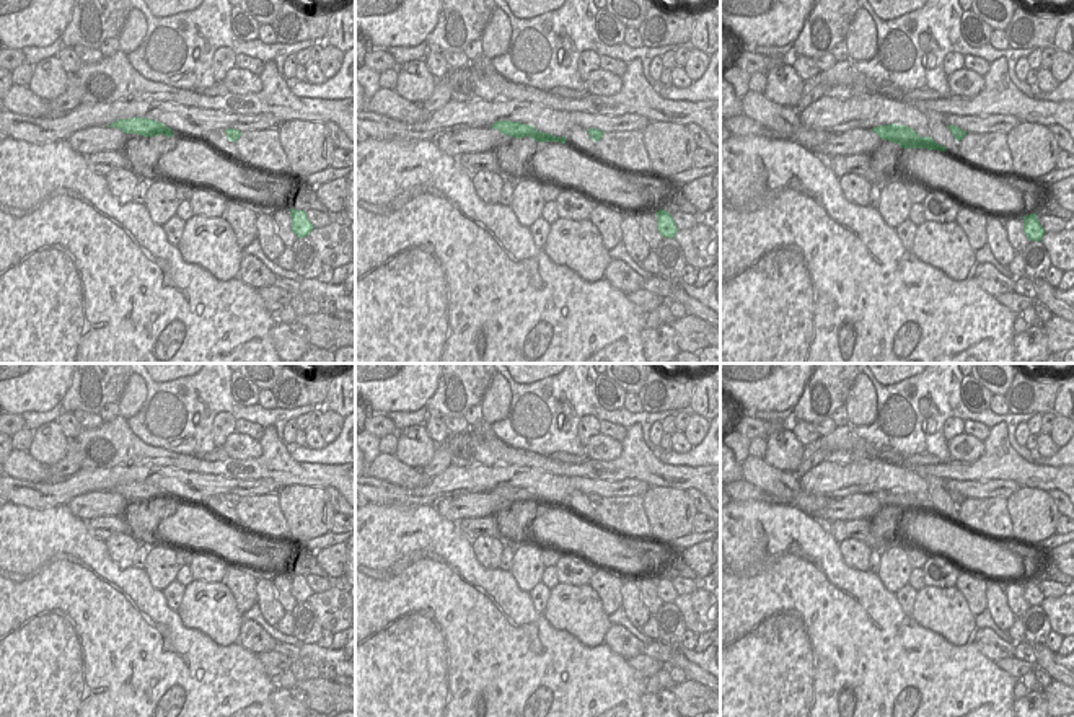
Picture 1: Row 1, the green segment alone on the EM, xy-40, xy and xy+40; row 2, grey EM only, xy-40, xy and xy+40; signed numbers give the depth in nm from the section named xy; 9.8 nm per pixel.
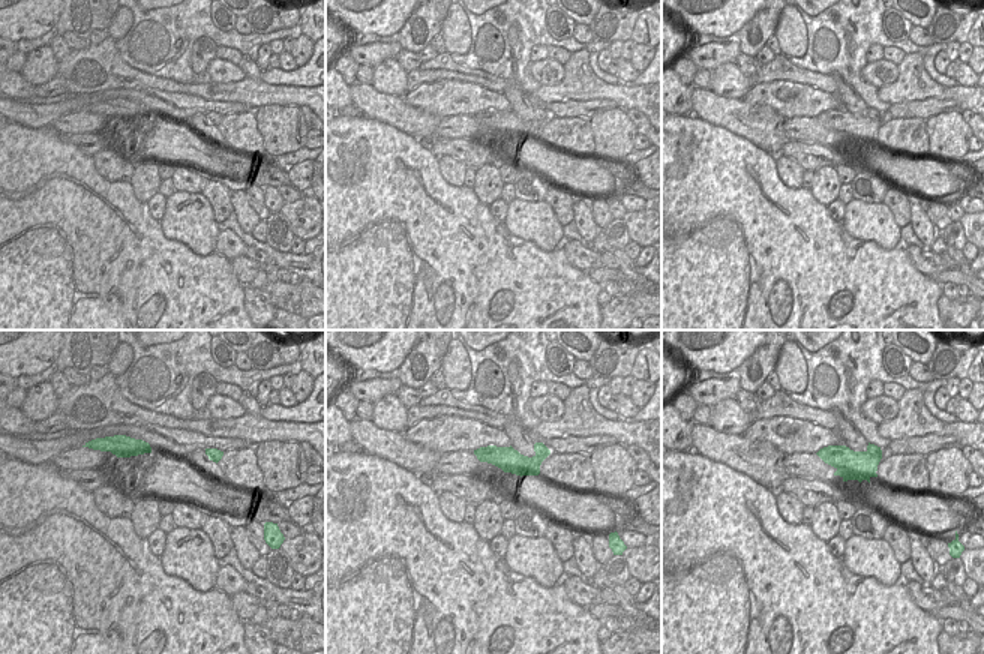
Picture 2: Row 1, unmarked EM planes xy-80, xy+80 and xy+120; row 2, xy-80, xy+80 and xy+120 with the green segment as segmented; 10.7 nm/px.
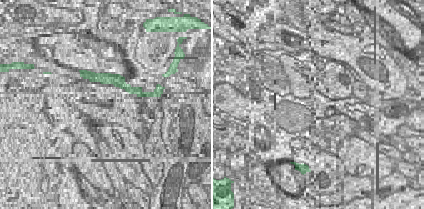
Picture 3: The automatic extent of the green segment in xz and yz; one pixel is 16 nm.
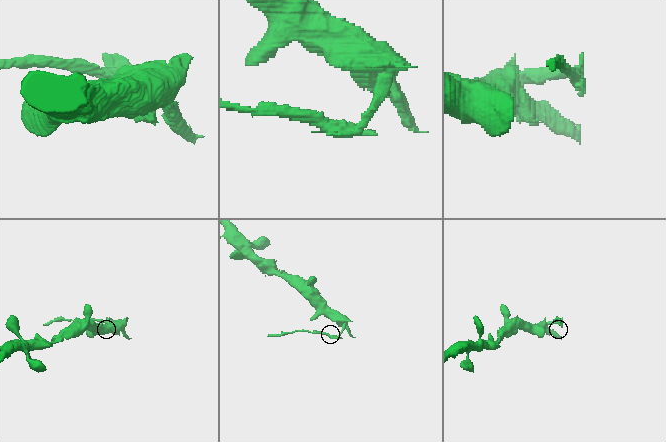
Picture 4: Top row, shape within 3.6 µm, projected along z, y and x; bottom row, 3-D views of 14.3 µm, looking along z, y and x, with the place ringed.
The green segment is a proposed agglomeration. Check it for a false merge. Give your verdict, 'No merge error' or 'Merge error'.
Merge error.

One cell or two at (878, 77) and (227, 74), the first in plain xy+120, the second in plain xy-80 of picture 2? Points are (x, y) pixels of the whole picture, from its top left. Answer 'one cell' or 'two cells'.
one cell

